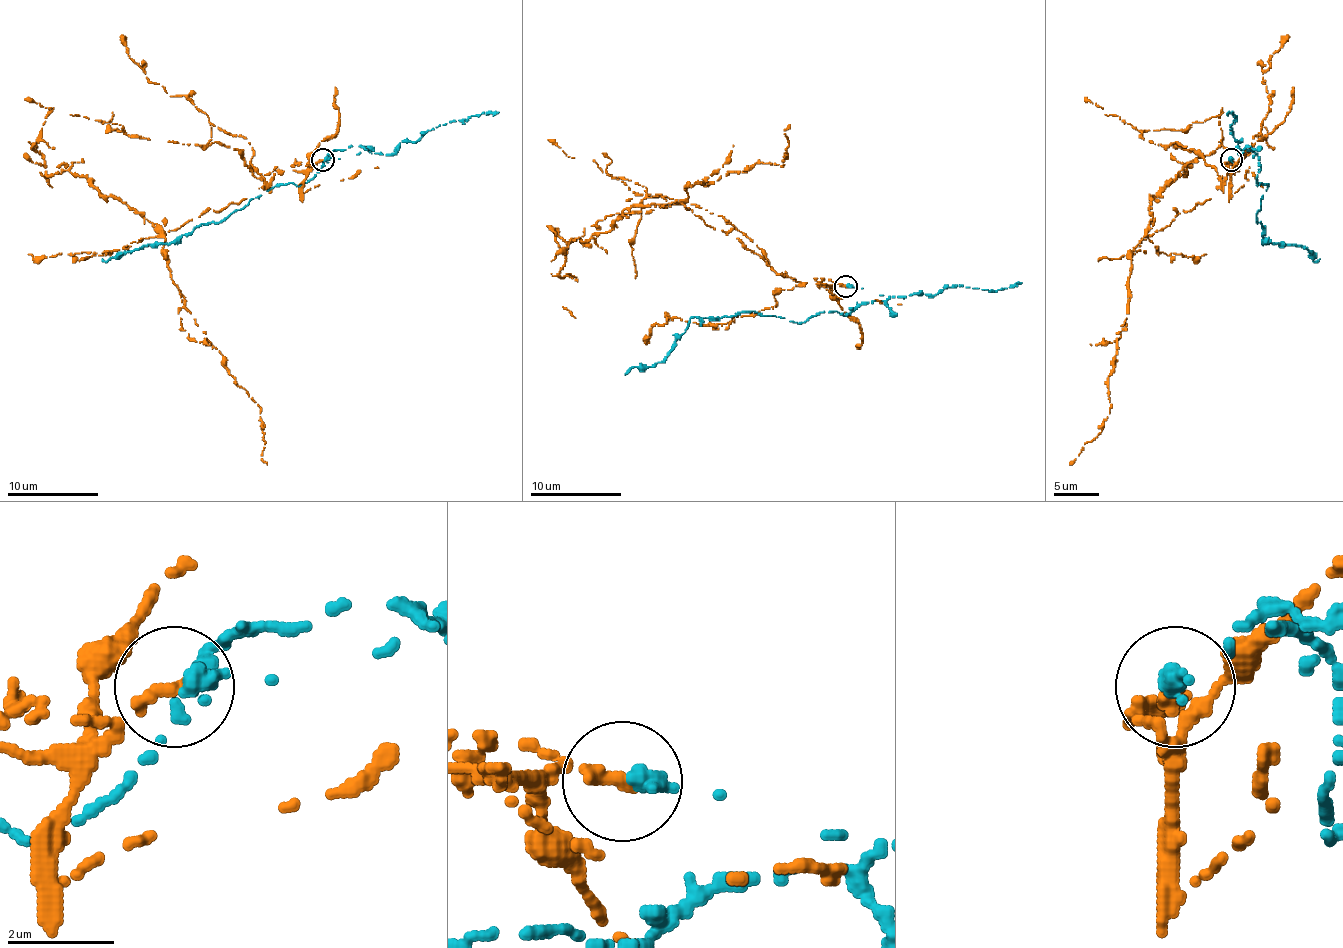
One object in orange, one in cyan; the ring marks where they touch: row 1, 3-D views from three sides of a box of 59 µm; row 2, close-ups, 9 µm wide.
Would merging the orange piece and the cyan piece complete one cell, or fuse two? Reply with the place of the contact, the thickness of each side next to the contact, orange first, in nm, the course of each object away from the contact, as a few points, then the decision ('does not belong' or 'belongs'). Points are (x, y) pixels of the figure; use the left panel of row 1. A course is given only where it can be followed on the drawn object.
(322, 160) | 300/360 nm | orange via (322, 160), (276, 172), (247, 199), (163, 235), (181, 326), (220, 351), (258, 403), (267, 465) | cyan via (324, 160), (340, 158), (338, 149), (301, 185), (274, 185), (220, 222), (197, 226), (170, 242), (101, 258) | does not belong

